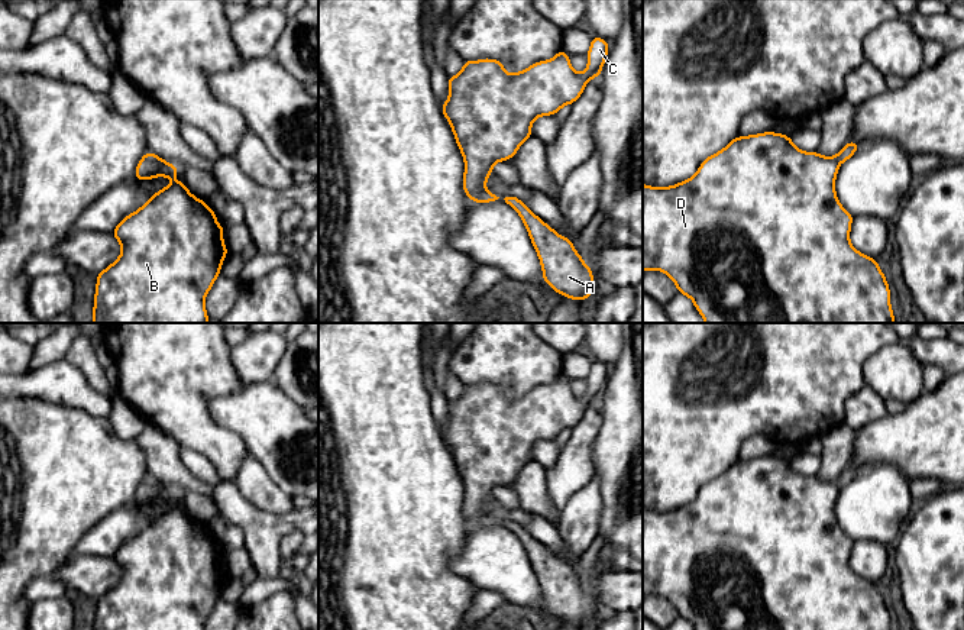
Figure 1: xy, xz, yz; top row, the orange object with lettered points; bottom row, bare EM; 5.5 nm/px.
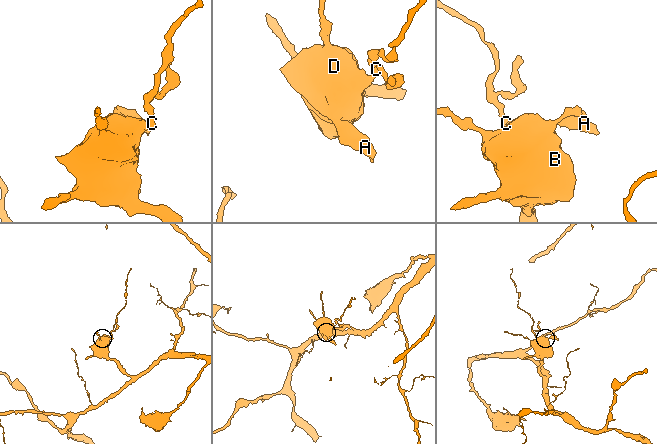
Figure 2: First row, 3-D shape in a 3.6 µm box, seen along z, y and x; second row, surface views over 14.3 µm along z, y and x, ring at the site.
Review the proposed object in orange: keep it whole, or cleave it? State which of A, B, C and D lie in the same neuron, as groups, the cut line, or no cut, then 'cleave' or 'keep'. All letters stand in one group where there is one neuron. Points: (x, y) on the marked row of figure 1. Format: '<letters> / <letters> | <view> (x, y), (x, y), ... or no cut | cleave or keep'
A / B C D | xz (485, 190), (479, 190), (469, 197) | cleave

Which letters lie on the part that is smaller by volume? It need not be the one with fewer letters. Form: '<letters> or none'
A

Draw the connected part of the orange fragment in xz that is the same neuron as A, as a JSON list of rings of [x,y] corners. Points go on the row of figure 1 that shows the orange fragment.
[[[517,197],[504,200],[527,227],[541,264],[544,282],[563,297],[578,301],[589,298],[593,291],[593,272],[575,251],[572,240],[560,236]]]

